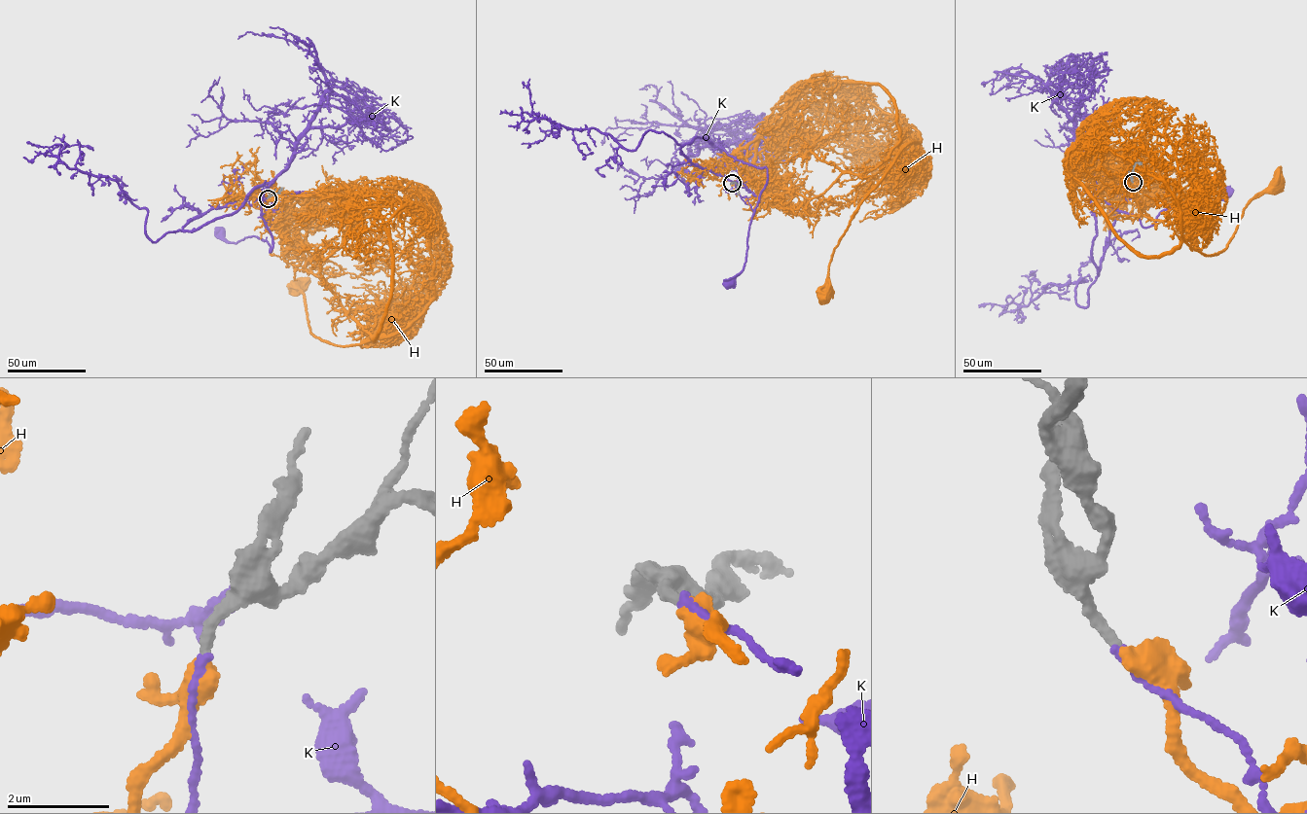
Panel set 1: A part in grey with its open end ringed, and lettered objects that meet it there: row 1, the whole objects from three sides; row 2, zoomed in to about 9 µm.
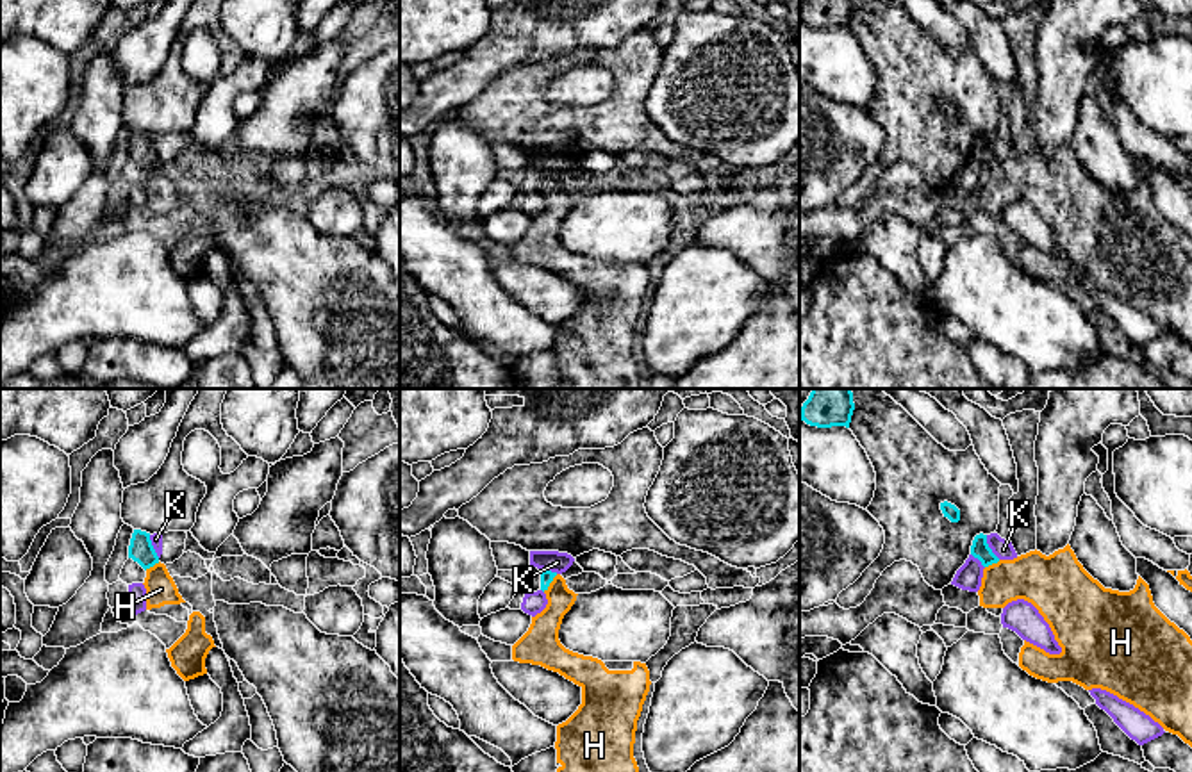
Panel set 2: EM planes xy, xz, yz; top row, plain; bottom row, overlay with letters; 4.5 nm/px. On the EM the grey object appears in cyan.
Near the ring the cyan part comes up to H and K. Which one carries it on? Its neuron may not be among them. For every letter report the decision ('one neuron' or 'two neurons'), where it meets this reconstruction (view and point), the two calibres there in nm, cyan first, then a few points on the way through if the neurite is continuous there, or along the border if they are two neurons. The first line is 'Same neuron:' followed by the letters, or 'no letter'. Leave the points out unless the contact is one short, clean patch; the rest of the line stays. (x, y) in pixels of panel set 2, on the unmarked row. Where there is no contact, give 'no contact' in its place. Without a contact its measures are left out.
Same neuron: H
H: one neuron | xz (550, 182) | 60/140 nm | across xz (546, 177), (550, 182), (554, 214), (543, 236)
K: two neurons | yz (989, 148) | 90/90 nm | along yz (985, 136), (987, 147), (1000, 159)

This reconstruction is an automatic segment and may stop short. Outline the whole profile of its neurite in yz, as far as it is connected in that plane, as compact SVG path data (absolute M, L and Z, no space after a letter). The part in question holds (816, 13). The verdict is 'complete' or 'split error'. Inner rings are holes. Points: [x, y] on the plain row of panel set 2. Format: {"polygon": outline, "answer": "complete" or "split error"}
{"polygon": "M807 0L801 7L801 21L817 29L849 29L853 11L853 0Z", "answer": "complete"}

